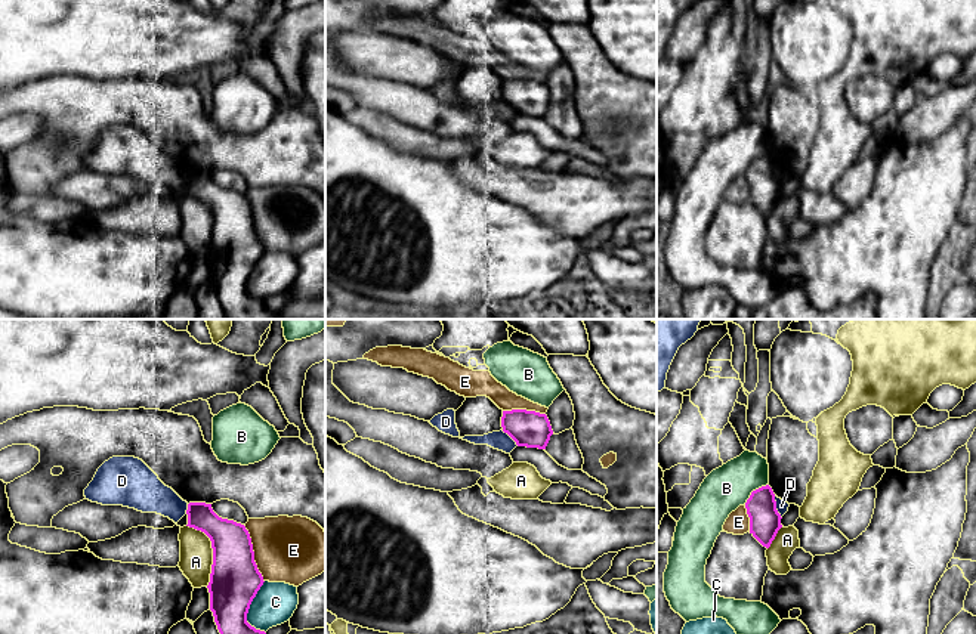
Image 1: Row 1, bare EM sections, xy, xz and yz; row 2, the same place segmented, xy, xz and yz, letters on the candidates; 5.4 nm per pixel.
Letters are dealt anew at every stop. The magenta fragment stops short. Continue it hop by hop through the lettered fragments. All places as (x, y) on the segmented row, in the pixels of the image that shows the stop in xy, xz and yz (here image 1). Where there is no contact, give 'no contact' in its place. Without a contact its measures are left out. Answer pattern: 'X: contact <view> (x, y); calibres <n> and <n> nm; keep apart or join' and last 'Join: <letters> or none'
A: contact xy (213, 551); calibres 280 and 180 nm; keep apart
B: contact yz (753, 491); calibres 170 and 240 nm; keep apart
C: contact xy (247, 611); calibres 280 and 220 nm; keep apart
D: contact yz (775, 507); calibres 170 and 60 nm; keep apart
E: contact xy (253, 553); calibres 280 and 360 nm; keep apart
Join: none

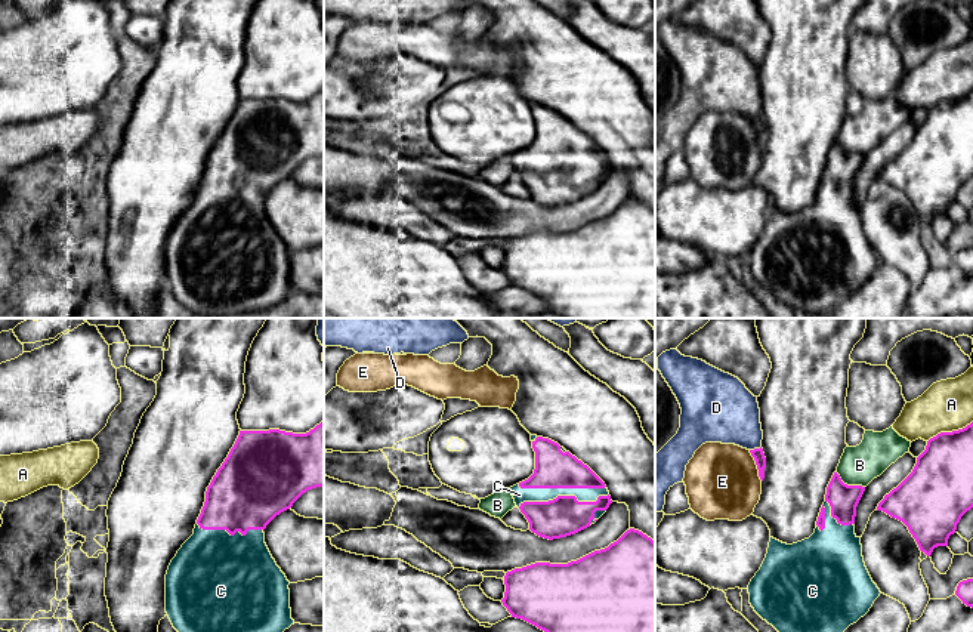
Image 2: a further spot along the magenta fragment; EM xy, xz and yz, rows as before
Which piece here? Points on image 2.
A: contact yz (950, 432); calibres 320 and 280 nm; keep apart
B: contact yz (849, 486); calibres 160 and 220 nm; keep apart
C: contact xz (562, 496); calibres 220 and 80 nm; join
D: contact yz (754, 449); calibres 60 and 320 nm; keep apart
E: contact yz (756, 464); calibres 60 and 400 nm; keep apart
Join: C

